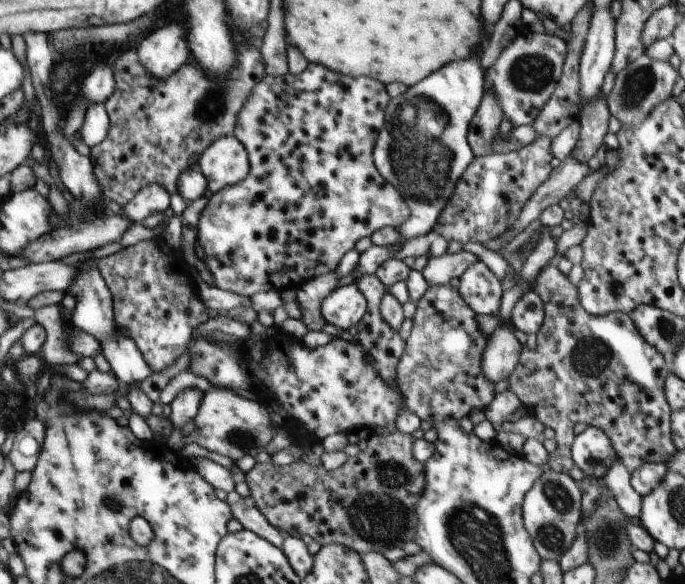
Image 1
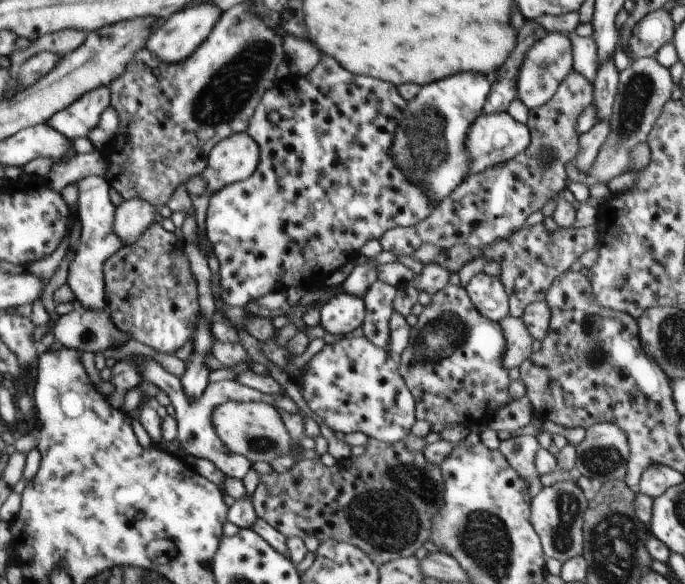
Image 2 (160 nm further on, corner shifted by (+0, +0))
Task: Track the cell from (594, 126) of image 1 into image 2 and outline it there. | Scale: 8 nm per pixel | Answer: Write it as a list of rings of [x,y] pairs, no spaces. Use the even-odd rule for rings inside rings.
[[[613,56],[600,66],[593,84],[593,103],[597,108],[598,121],[606,120],[613,113],[613,104],[618,92],[619,71],[614,65]]]

